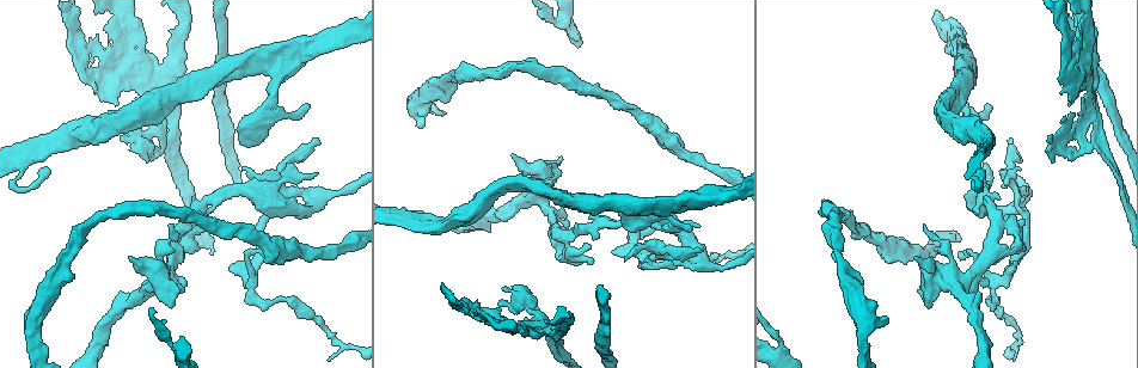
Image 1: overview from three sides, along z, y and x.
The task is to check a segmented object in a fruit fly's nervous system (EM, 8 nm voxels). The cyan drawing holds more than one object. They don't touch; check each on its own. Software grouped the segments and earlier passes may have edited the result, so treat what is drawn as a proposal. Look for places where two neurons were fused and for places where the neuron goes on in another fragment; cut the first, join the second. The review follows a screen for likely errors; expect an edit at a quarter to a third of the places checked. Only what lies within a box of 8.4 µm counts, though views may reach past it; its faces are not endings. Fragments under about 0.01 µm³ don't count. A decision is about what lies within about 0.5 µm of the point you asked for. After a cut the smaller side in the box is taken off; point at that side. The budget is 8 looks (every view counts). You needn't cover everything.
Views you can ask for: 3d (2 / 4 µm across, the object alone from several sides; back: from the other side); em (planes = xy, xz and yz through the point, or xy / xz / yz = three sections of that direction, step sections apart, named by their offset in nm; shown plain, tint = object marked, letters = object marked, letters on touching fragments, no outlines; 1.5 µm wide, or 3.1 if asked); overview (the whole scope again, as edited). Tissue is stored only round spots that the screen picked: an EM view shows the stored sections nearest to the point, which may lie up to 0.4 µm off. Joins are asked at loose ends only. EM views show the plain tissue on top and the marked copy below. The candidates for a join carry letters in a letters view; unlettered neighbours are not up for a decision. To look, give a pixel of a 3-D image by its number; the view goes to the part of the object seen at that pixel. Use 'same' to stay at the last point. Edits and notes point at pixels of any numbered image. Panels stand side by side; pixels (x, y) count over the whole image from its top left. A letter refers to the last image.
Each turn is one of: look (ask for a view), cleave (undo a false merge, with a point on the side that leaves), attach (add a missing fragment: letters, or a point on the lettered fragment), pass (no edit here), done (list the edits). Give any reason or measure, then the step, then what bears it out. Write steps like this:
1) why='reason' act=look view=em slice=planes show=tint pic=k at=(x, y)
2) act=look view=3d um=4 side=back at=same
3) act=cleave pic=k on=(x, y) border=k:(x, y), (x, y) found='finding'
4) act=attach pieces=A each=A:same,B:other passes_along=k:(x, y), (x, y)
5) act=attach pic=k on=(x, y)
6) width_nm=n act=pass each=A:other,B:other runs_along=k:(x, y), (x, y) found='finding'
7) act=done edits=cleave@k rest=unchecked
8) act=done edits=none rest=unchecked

why='arms part here' act=look view=em slice=xz step=8 show=tint pic=1 at=(994, 281)

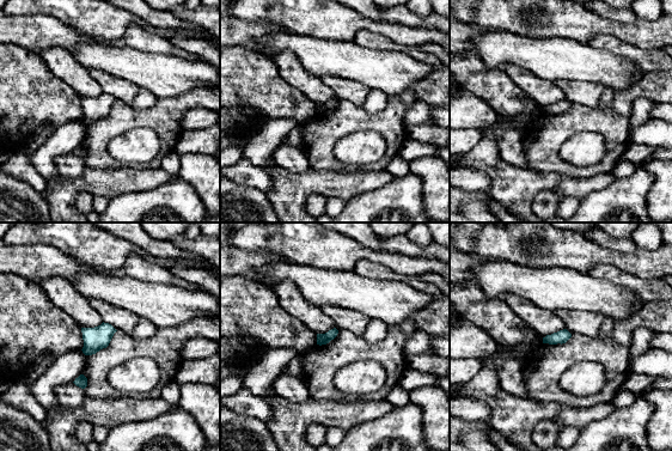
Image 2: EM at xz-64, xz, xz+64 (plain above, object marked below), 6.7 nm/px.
why='another direction' act=look view=em slice=planes show=letters at=same

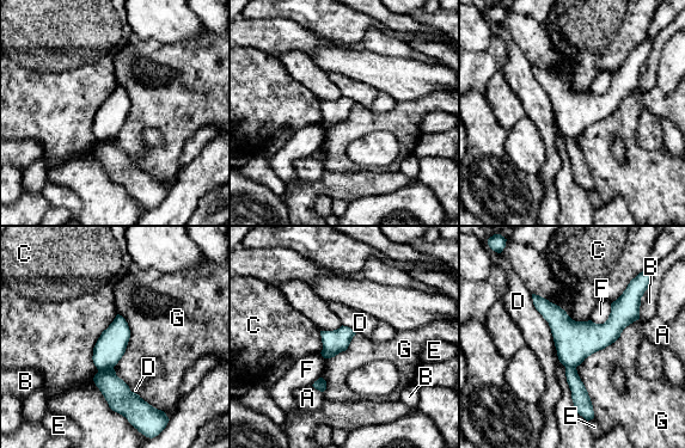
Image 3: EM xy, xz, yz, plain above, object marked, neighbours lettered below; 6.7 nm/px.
act=cleave pic=3 on=(121, 399) each=A:other,B:other,C:other,D:other,E:other,F:other,G:other border=3:(112, 367), (98, 370) found='two neurons meet here'

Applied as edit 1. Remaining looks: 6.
why='see it whole again' act=look view=overview

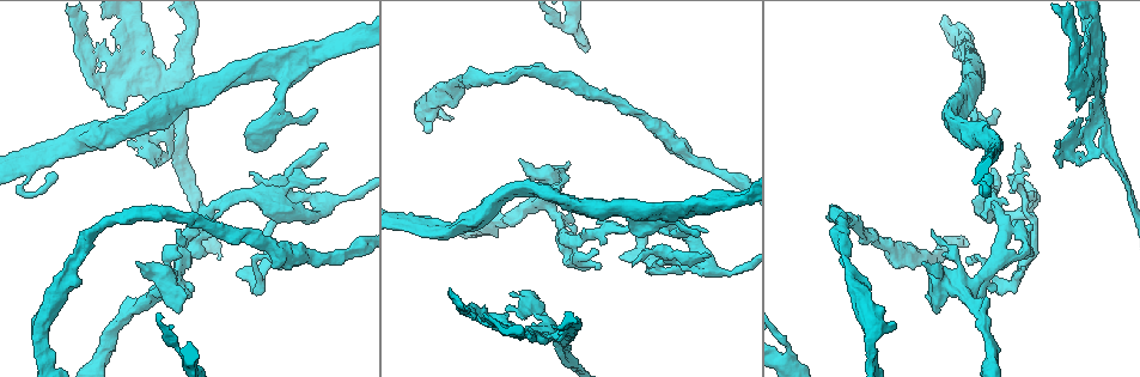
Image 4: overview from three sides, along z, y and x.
why='touches itself' act=look view=em slice=planes show=tint pic=4 at=(1062, 141)

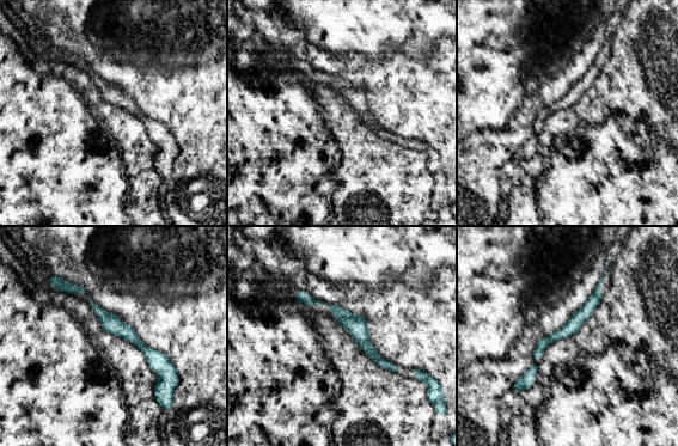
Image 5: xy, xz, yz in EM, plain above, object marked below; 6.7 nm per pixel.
act=look view=em slice=planes show=letters at=same

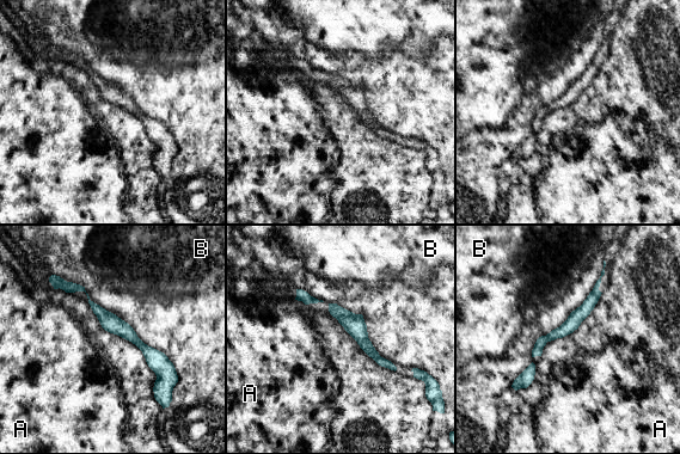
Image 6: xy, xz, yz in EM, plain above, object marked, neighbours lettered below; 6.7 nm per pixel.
act=pass each=A:other,B:other border=6:(87, 301), (141, 351), (158, 403) found='one neuron here'

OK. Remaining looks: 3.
act=look view=3d um=4 pic=4 at=(283, 75)

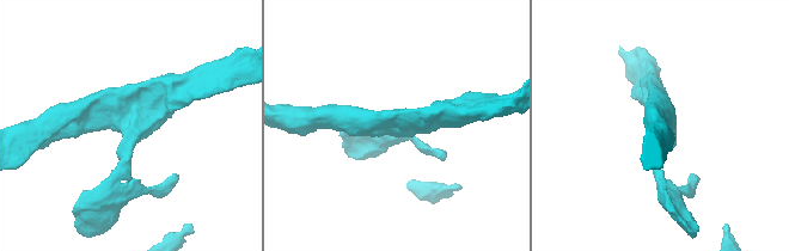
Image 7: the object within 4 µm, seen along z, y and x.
arms=4 act=look view=em slice=yz step=4 show=tint pic=7 at=(129, 123)

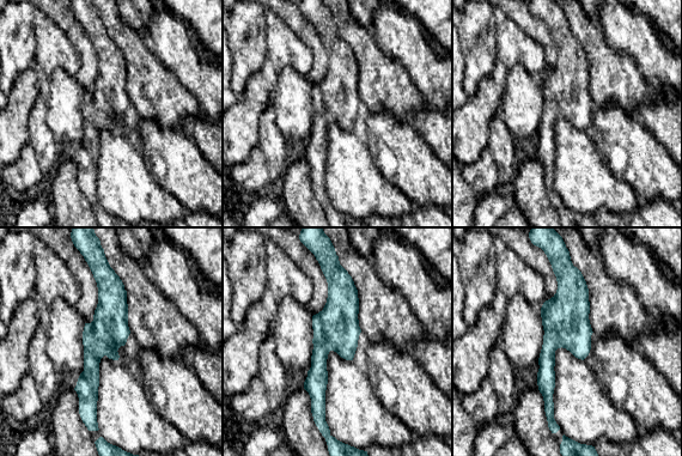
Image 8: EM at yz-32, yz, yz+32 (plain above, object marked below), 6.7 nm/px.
act=look view=em slice=yz step=4 show=letters at=same

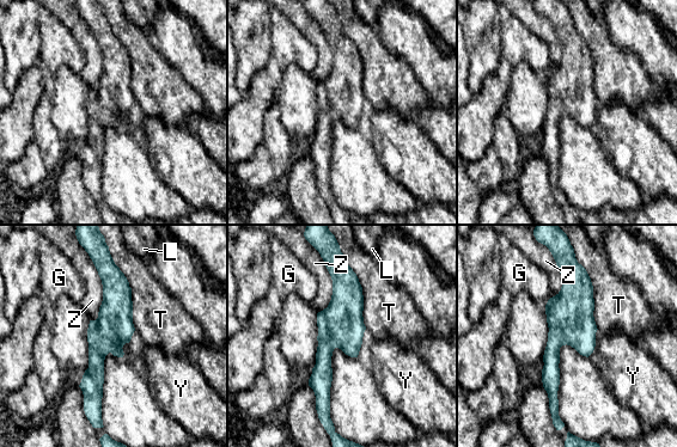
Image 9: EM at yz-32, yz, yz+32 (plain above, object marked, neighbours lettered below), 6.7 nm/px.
act=pass each=G:other,L:other,T:other,Y:other,Z:other found='all the same neuron'

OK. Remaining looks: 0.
act=done edits=cleave@3 rest=unchecked

